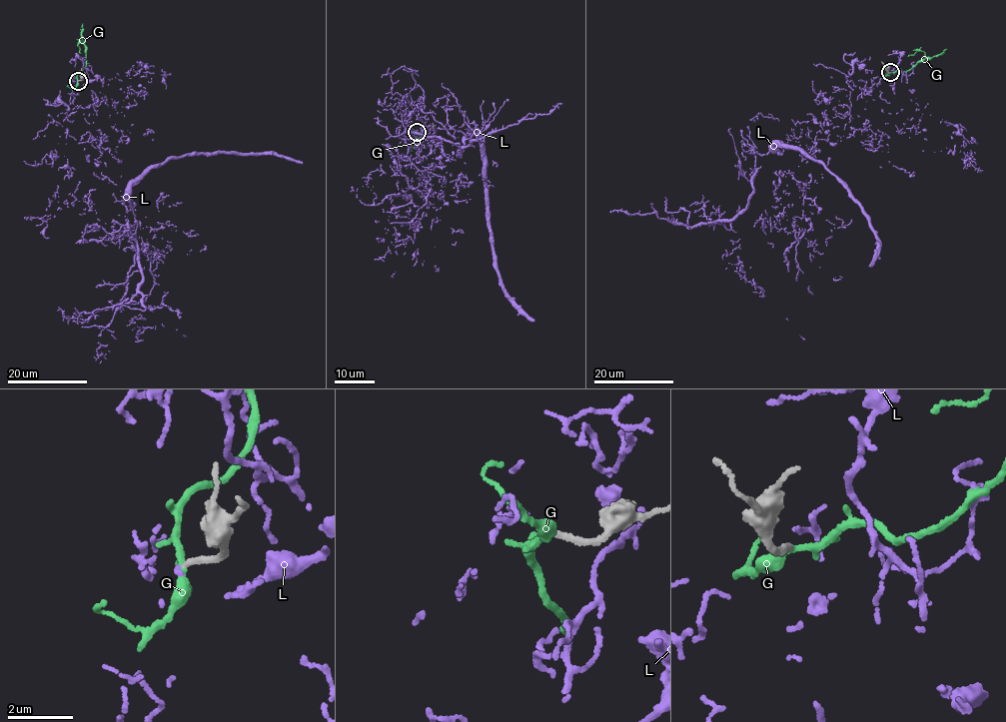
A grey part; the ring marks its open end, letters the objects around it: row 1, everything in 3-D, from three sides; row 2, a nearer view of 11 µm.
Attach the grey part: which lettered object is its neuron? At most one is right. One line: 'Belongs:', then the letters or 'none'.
Belongs: L

